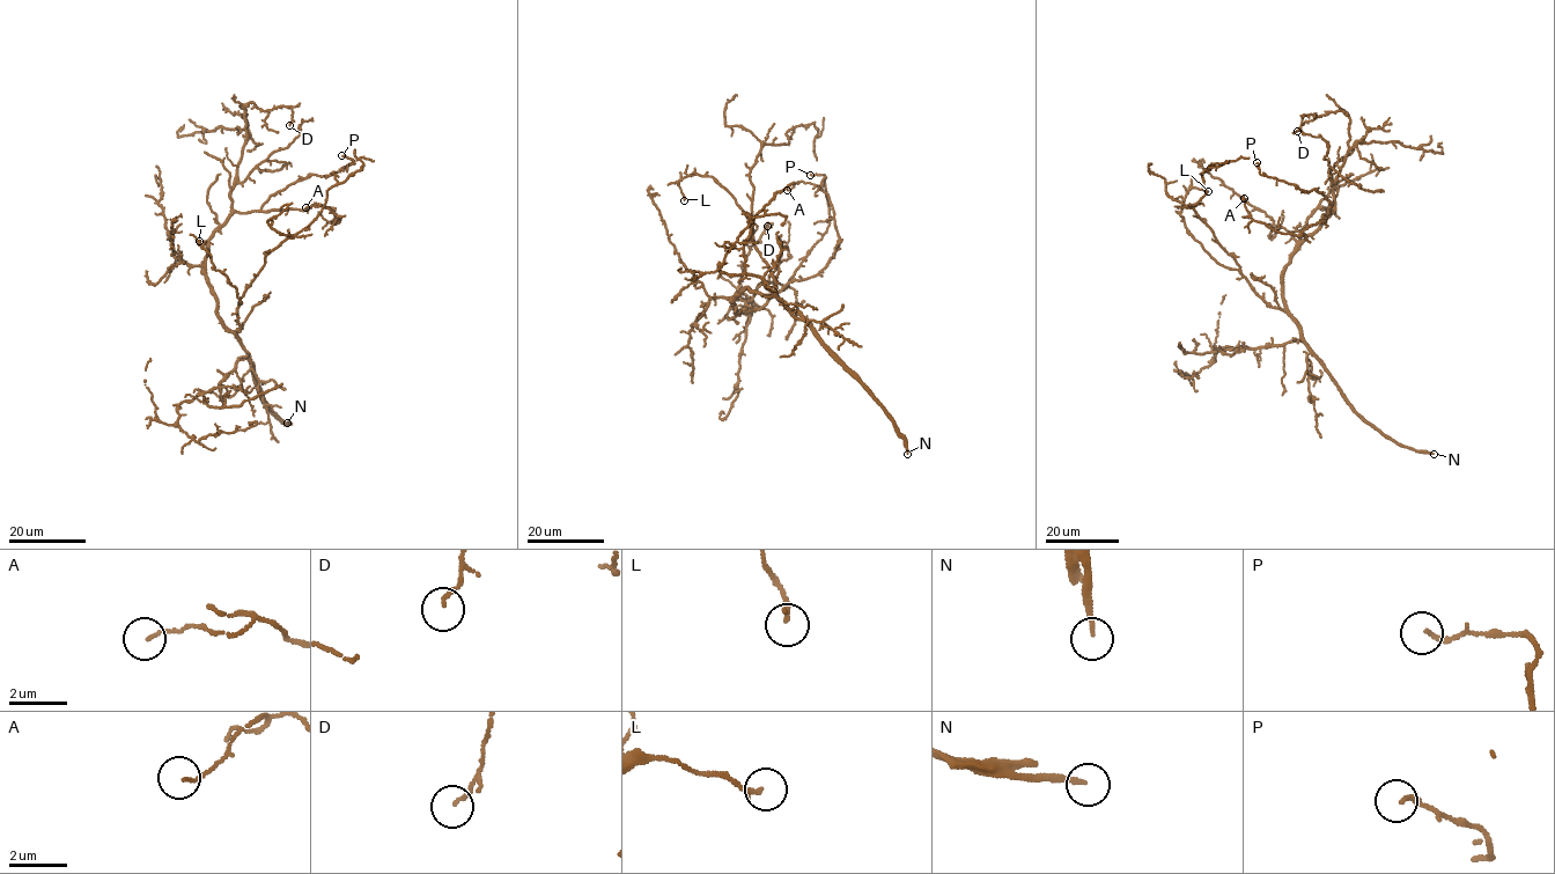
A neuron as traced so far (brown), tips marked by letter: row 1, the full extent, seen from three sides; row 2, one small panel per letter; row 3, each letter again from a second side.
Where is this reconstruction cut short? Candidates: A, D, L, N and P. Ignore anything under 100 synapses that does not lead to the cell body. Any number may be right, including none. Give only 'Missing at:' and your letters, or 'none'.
Missing at: N

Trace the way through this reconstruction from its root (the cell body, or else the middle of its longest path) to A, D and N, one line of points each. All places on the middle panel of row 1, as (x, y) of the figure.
A: (757, 293), (736, 292), (735, 310), (760, 309), (818, 274), (838, 247), (827, 195), (801, 181), (787, 190)
D: (757, 293), (736, 292), (735, 310), (752, 310), (738, 291), (742, 264), (767, 226)
N: (757, 293), (773, 295), (808, 322), (893, 419), (907, 454)

